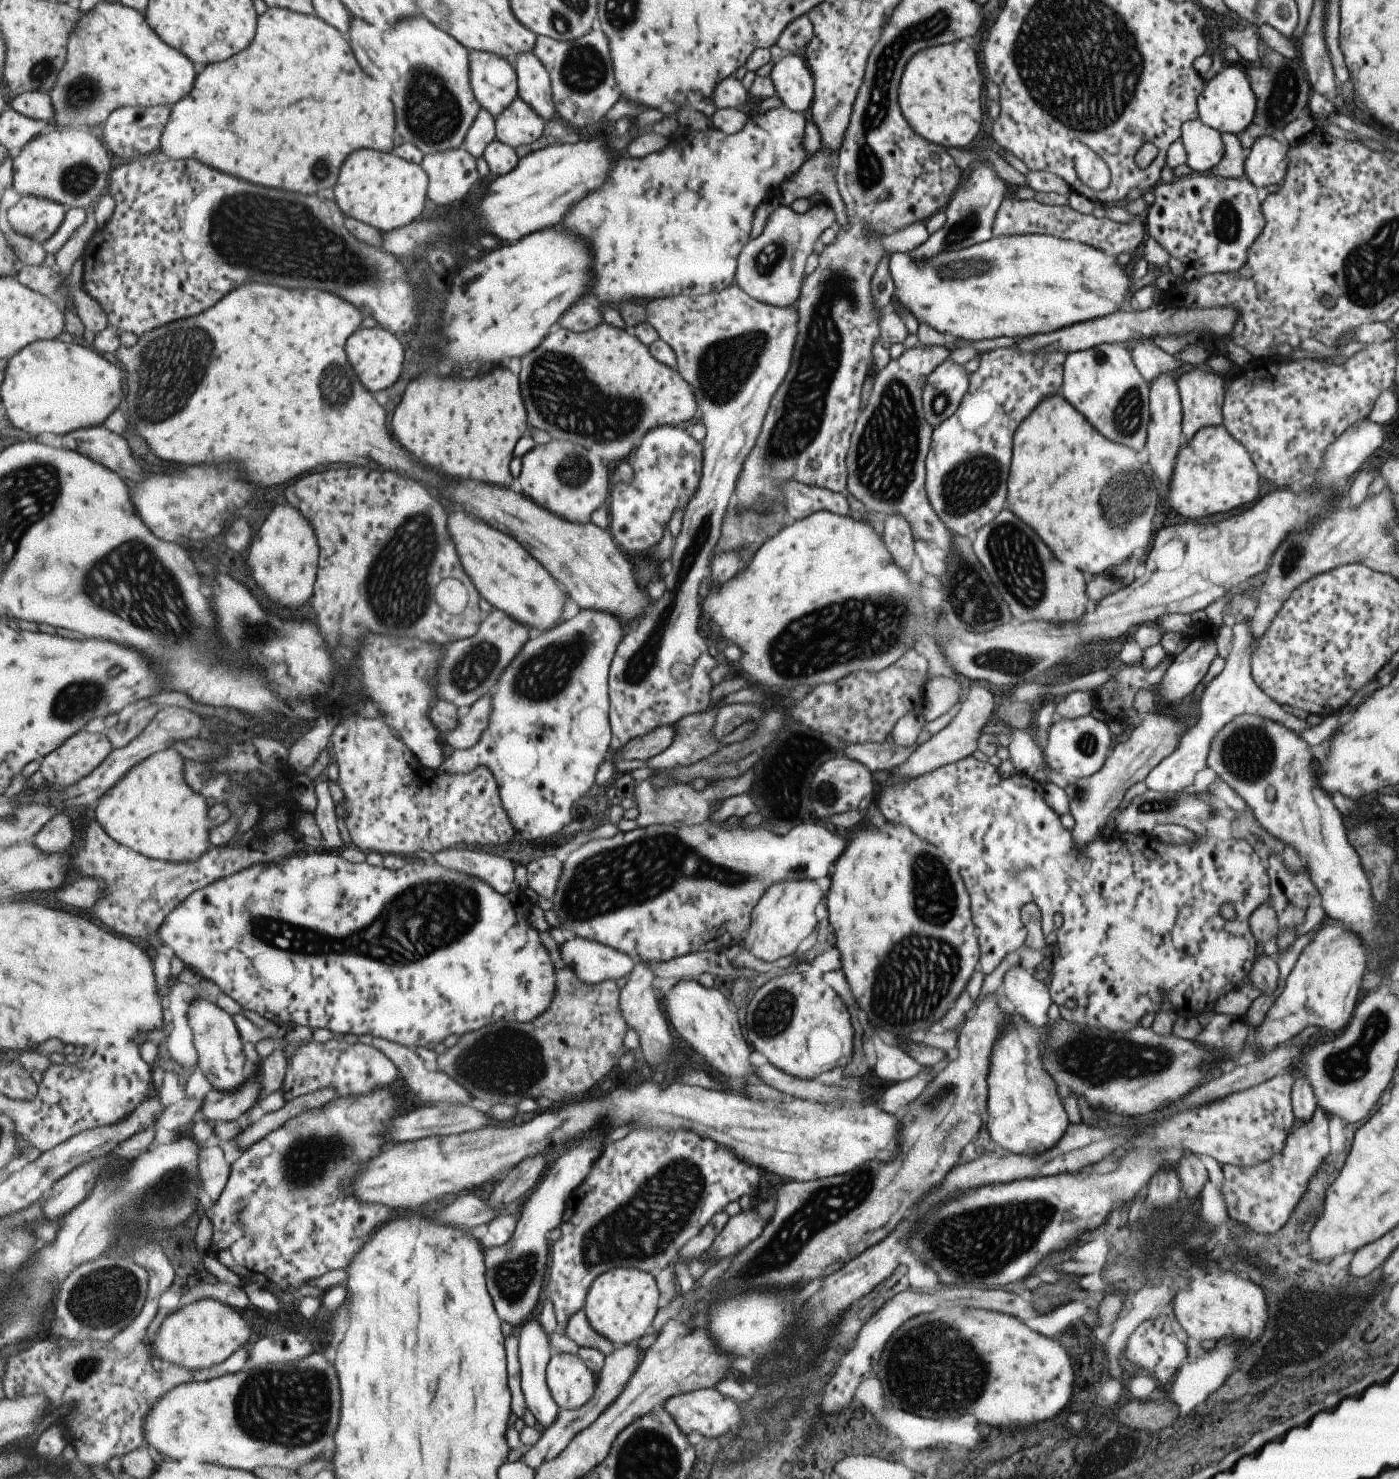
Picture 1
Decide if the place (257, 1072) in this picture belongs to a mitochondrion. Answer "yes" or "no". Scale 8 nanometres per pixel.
no

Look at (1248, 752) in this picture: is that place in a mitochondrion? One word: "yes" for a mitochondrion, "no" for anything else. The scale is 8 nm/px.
yes

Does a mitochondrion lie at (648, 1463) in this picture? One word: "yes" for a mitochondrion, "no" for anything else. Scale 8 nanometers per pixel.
yes

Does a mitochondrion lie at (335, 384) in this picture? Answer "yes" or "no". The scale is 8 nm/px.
yes

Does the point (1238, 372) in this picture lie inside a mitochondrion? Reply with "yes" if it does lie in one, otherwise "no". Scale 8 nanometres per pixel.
no

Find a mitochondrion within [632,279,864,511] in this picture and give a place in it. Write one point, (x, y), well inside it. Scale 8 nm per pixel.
(723, 369)

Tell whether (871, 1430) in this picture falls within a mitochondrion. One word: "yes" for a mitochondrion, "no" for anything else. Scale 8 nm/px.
no

